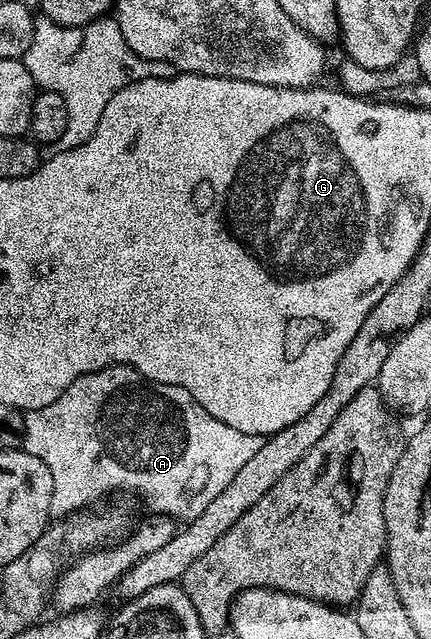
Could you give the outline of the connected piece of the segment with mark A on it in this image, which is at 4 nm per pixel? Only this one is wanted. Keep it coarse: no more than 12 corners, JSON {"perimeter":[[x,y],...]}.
{"perimeter":[[83,374],[22,418],[53,515],[184,524],[262,448],[184,386]]}

